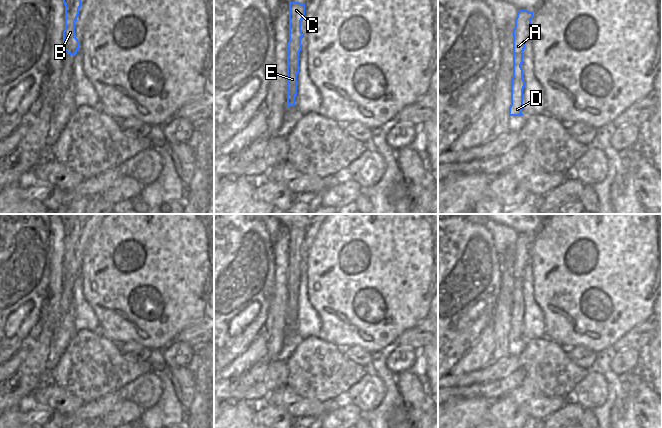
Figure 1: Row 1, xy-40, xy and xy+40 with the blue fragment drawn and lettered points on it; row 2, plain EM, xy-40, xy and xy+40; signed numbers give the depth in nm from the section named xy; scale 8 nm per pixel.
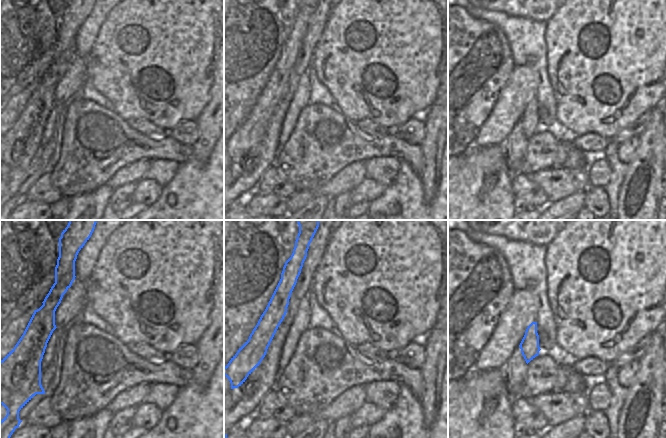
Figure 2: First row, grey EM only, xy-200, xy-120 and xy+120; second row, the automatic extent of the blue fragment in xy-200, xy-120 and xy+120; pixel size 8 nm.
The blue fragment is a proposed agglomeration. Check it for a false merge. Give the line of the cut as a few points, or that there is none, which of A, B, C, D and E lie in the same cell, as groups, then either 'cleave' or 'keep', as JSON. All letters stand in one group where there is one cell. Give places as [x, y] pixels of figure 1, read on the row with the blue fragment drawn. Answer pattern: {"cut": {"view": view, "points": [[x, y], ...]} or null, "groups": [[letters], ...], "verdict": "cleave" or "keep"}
{"cut": {"view": "xy", "points": [[287, 67], [298, 68]]}, "groups": [["A", "B", "C"], ["D", "E"]], "verdict": "cleave"}

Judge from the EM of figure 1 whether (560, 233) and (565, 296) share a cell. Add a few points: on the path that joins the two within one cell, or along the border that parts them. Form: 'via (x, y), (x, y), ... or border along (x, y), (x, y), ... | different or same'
via (563, 249), (565, 280) | same

